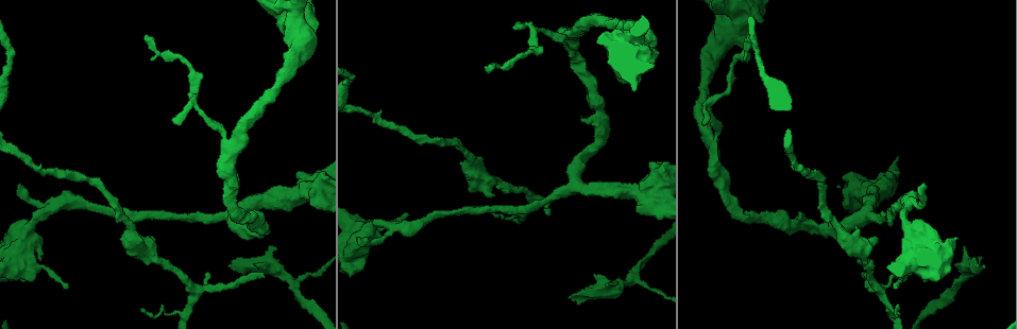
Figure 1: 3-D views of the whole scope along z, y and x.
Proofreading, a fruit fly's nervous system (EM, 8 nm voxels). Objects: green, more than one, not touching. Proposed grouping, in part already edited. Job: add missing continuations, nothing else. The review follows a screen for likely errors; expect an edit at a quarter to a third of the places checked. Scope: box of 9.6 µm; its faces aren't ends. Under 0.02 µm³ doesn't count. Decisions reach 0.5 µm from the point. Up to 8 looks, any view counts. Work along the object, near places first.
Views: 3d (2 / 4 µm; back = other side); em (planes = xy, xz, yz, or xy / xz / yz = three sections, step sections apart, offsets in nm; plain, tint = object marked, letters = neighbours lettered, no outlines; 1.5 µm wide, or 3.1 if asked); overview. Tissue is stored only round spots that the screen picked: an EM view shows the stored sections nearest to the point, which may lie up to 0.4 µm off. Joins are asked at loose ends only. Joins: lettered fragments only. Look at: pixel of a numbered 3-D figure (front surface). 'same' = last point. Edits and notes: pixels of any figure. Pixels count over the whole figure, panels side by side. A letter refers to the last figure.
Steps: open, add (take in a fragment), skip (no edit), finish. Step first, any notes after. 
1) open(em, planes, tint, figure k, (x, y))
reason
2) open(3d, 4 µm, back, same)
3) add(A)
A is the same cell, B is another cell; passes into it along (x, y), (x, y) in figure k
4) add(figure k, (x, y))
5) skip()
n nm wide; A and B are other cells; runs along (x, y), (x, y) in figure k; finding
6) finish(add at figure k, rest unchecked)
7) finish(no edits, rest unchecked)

open(em, planes, letters, figure 1, (863, 276))
tapers out

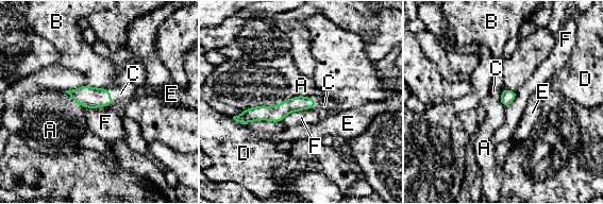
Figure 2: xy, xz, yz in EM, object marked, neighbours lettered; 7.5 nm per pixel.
add(C)
D touches over 380 nm; C is the same cell, A, B, D, E and F are other cells; it goes on there

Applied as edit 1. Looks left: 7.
open(overview)
see it whole again

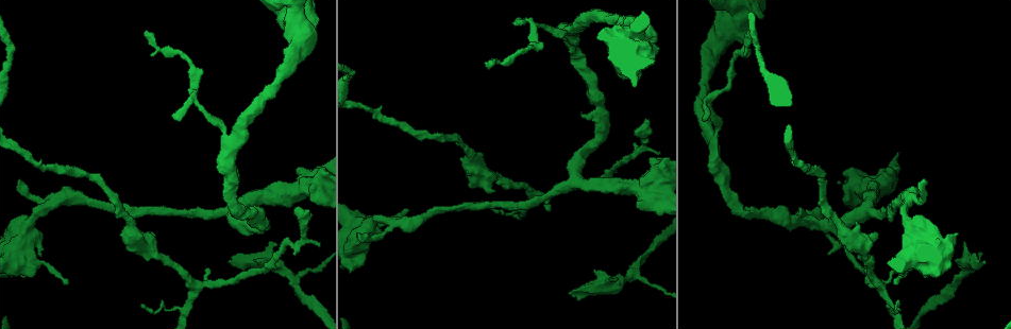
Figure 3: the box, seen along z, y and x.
open(em, planes, tint, figure 3, (617, 277))
free end

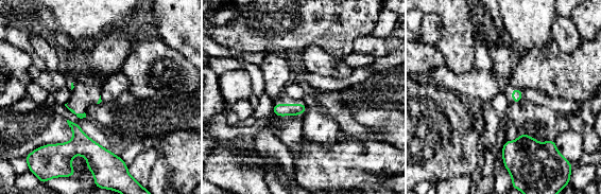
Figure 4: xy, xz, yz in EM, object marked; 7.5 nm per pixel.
open(em, planes, letters, same)
what lies round it

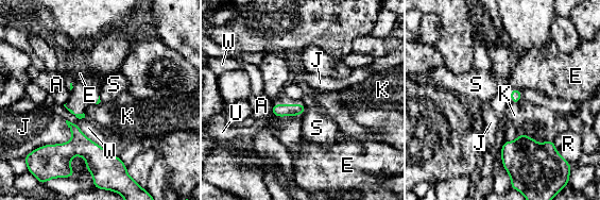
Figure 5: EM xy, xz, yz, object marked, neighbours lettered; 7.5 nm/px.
skip()
A, E, J, K, R, S, U and W are other cells; none of them fits

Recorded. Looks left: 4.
open(3d, 4 µm, back, figure 3, (359, 241))
an open end

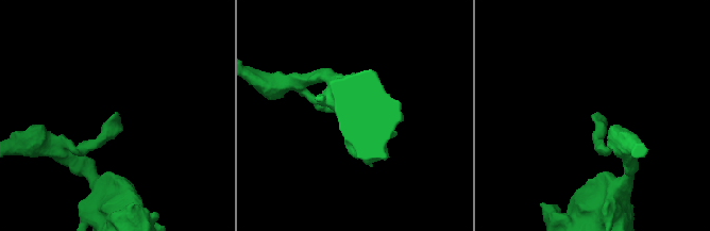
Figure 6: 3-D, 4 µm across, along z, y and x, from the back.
open(em, planes, letters, figure 6, (115, 115))
shape alone is not enough

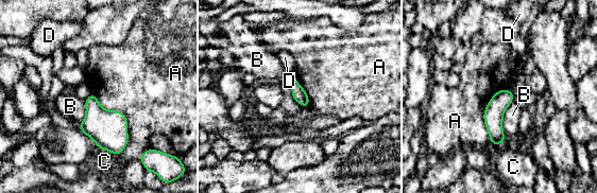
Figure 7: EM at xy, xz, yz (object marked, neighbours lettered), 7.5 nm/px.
skip()
A, B, C and D are other cells; runs along (506, 91), (494, 110), (494, 142) in figure 7; none of them fits

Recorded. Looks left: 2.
finish(add at figure 2, rest unchecked)

